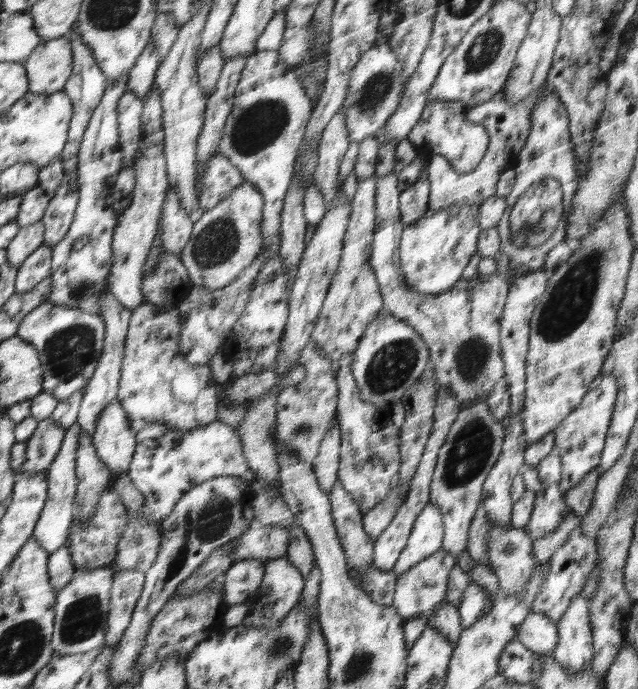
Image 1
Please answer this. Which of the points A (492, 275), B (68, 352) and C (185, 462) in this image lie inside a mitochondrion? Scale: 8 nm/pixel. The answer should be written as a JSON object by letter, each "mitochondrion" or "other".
{"A":"other","B":"mitochondrion","C":"mitochondrion"}

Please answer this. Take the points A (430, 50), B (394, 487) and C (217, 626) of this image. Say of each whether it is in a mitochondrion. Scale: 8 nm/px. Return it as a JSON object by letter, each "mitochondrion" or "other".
{"A":"other","B":"other","C":"other"}

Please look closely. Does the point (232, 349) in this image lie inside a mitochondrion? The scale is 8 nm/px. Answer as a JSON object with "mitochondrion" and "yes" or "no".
{"mitochondrion":"no"}

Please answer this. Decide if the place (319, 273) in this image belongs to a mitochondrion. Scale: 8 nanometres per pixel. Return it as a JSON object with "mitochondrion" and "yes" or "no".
{"mitochondrion":"yes"}

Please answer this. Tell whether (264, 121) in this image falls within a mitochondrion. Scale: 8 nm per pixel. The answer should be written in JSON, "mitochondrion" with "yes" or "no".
{"mitochondrion":"yes"}

